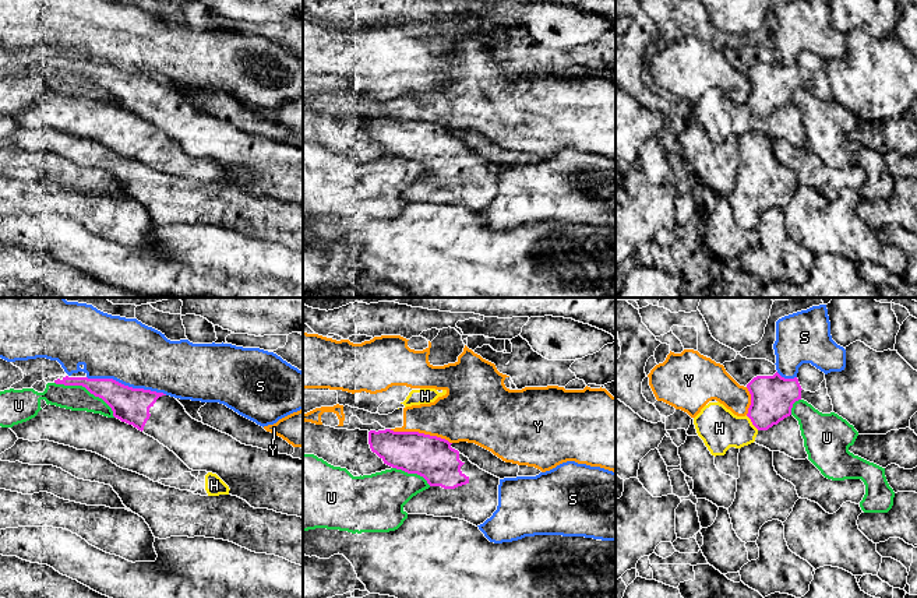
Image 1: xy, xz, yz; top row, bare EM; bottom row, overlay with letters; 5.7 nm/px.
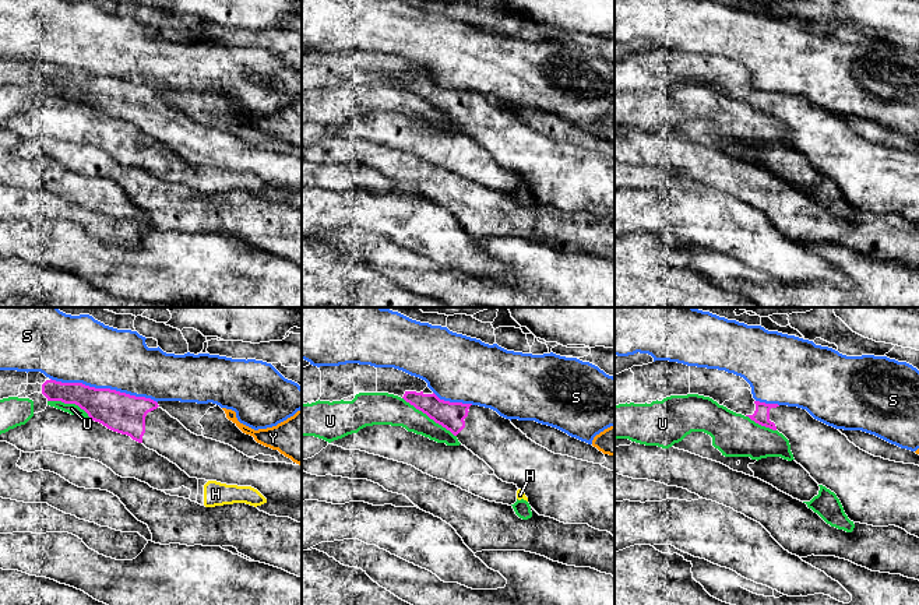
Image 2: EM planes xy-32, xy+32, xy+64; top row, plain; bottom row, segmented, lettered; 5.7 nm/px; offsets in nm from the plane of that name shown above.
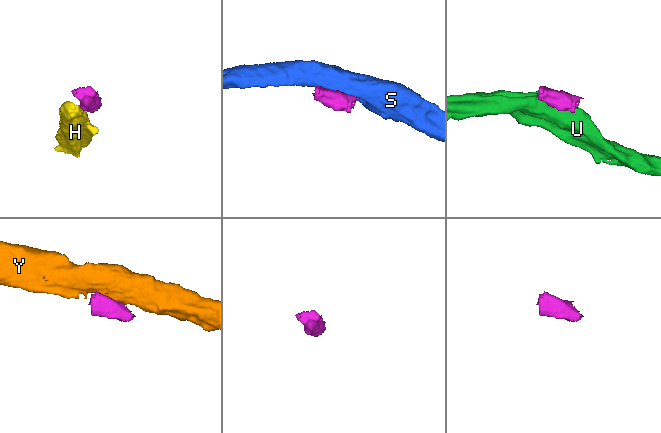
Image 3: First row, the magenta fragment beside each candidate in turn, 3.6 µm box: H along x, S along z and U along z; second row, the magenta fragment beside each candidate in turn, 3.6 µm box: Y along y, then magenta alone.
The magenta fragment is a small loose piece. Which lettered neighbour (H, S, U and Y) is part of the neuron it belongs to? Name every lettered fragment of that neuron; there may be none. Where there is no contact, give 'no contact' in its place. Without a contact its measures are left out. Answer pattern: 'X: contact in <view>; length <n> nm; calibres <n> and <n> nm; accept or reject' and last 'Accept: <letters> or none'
H: contact in yz; length 120 nm; calibres 260 and 240 nm; reject
S: contact in xy; length 480 nm; calibres 200 and 360 nm; reject
U: contact in xy; length 400 nm; calibres 190 and 140 nm; reject
Y: contact in xz; length 360 nm; calibres 240 and 300 nm; reject
Accept: none

